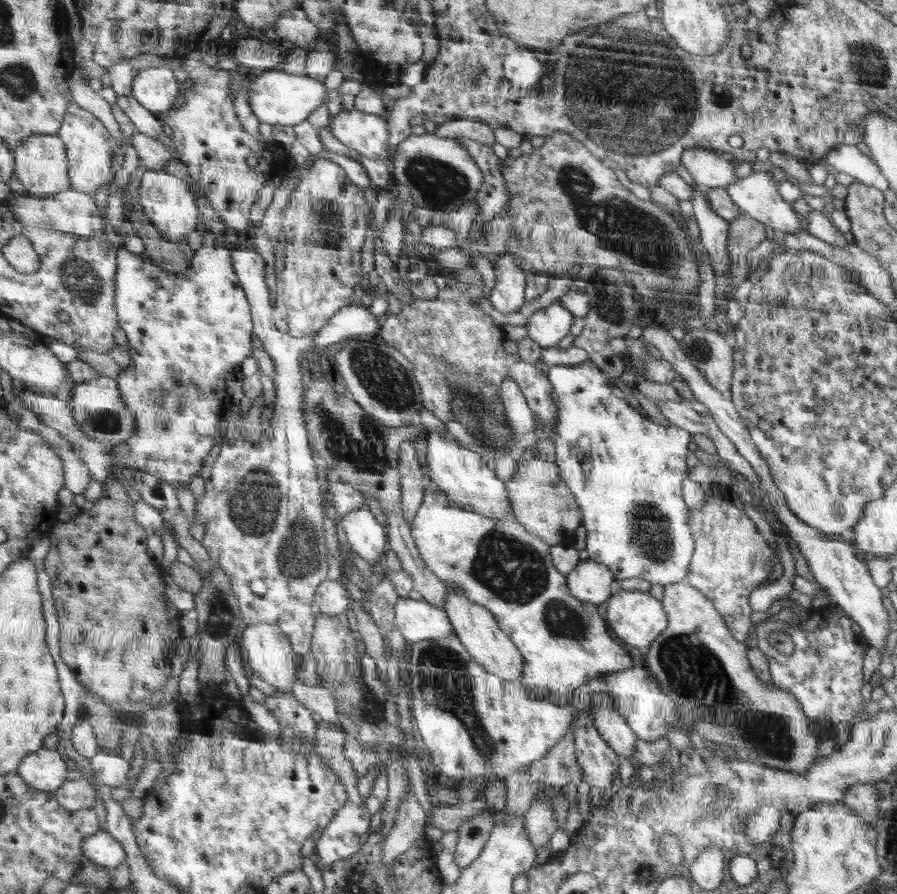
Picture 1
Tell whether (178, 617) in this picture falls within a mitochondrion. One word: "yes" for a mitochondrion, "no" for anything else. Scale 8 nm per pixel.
no

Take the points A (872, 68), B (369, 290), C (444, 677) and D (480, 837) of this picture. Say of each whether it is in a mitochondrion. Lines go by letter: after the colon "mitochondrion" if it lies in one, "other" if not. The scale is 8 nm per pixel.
A: mitochondrion
B: other
C: mitochondrion
D: other

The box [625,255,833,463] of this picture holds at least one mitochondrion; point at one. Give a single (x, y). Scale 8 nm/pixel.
(700, 350)

